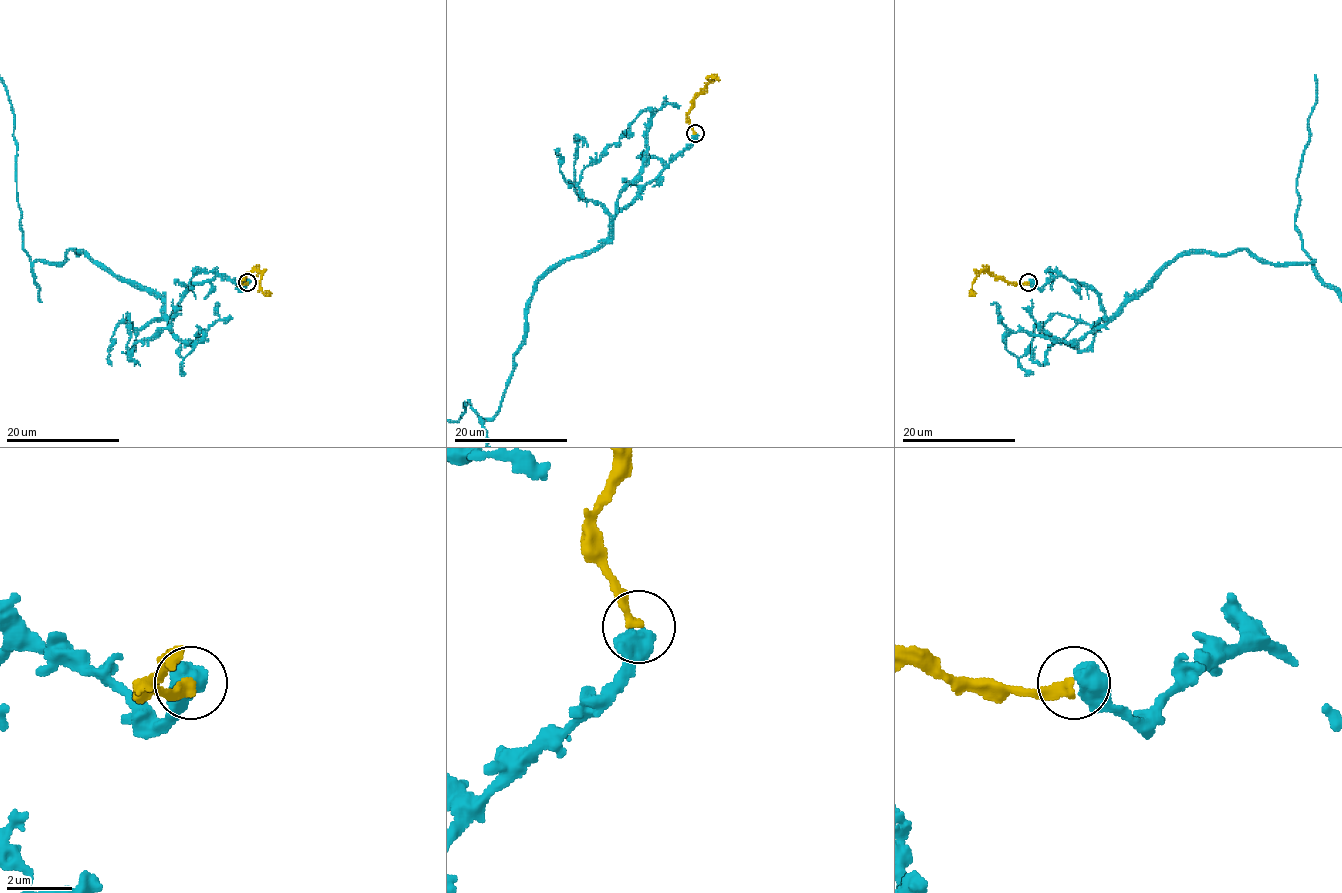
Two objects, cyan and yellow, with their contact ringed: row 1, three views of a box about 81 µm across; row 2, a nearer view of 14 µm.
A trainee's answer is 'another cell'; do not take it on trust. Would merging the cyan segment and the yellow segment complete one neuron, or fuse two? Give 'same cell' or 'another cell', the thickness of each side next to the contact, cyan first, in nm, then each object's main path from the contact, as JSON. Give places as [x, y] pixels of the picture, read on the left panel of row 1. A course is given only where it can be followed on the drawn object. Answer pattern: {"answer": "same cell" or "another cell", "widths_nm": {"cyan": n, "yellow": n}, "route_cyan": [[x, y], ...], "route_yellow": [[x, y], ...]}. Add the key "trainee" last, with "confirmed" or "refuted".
{"answer": "same cell", "widths_nm": {"cyan": 800, "yellow": 320}, "route_cyan": [[248, 282], [198, 282], [168, 317], [89, 255], [32, 262]], "route_yellow": [[248, 282], [239, 282], [255, 270], [260, 275], [260, 289], [272, 293]], "trainee": "refuted"}

